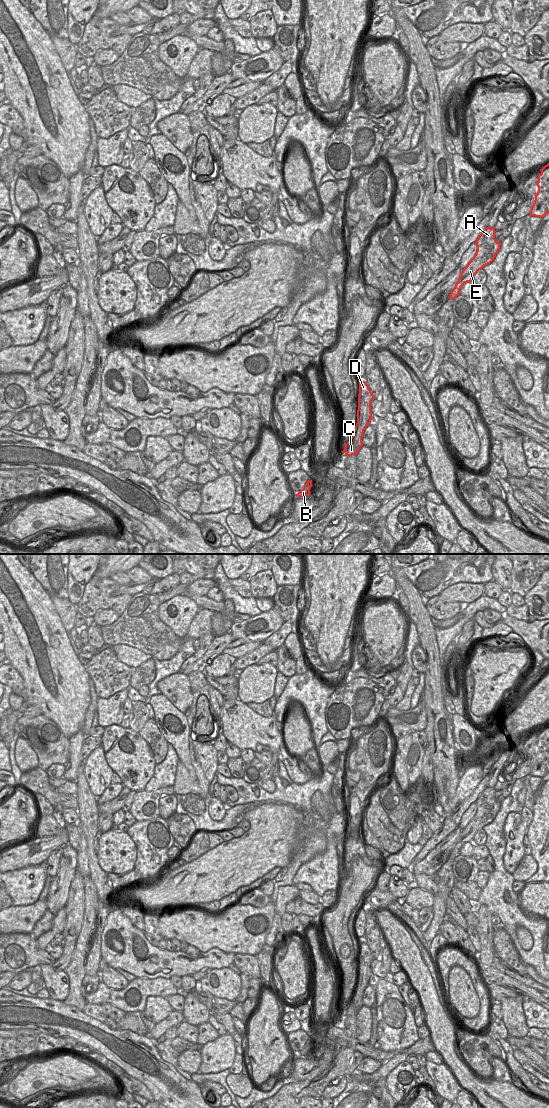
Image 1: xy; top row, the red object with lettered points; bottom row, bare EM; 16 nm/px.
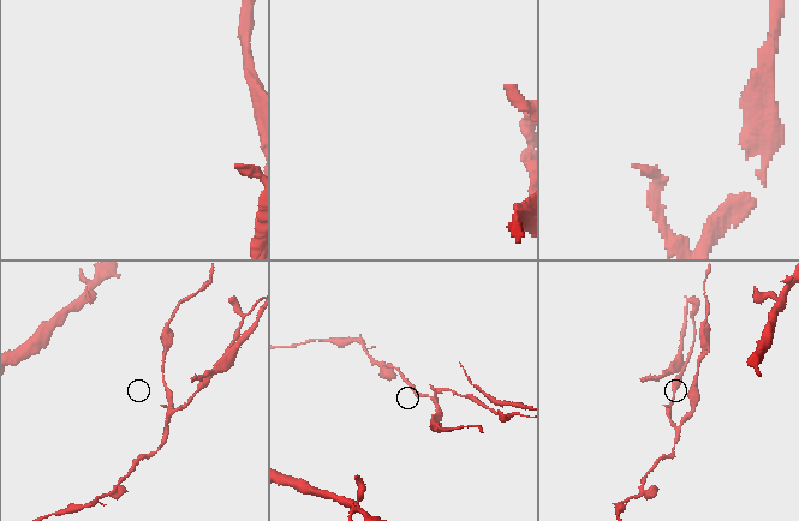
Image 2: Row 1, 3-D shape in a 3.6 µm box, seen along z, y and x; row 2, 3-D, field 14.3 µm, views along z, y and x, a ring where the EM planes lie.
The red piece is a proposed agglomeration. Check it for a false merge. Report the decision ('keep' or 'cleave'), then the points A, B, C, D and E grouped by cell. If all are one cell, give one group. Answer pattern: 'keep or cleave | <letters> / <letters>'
cleave | A D E / B C

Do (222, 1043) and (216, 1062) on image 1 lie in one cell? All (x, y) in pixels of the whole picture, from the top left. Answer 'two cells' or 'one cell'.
one cell

